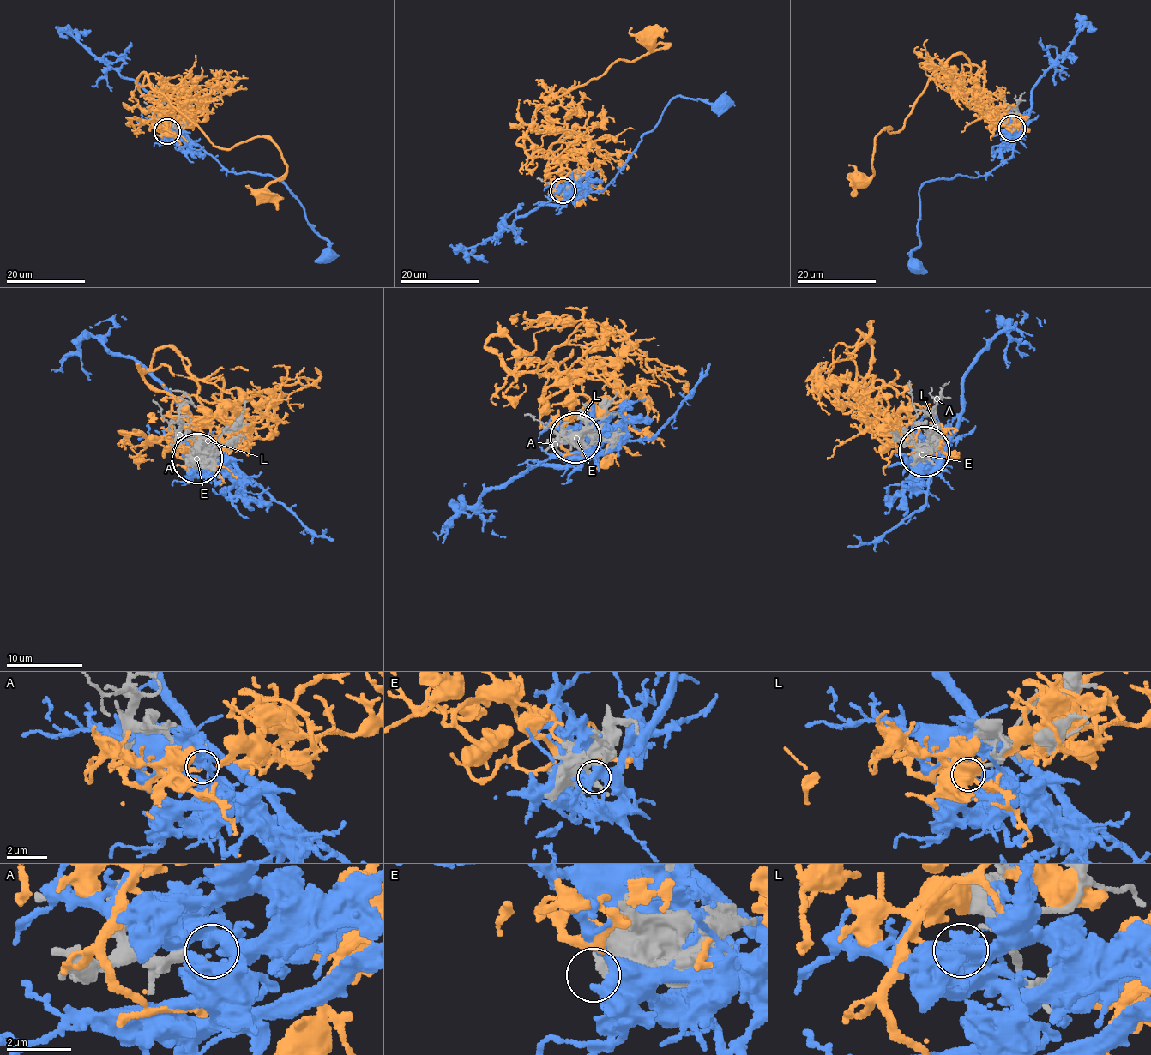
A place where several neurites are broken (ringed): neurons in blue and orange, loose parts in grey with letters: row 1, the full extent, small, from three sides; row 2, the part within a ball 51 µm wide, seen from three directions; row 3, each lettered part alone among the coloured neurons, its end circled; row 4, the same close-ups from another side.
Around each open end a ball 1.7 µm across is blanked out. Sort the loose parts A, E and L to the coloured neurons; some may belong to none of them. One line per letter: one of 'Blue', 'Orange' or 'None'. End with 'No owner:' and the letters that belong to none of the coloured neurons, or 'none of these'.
A: Blue
E: None
L: None
No owner: E, L

